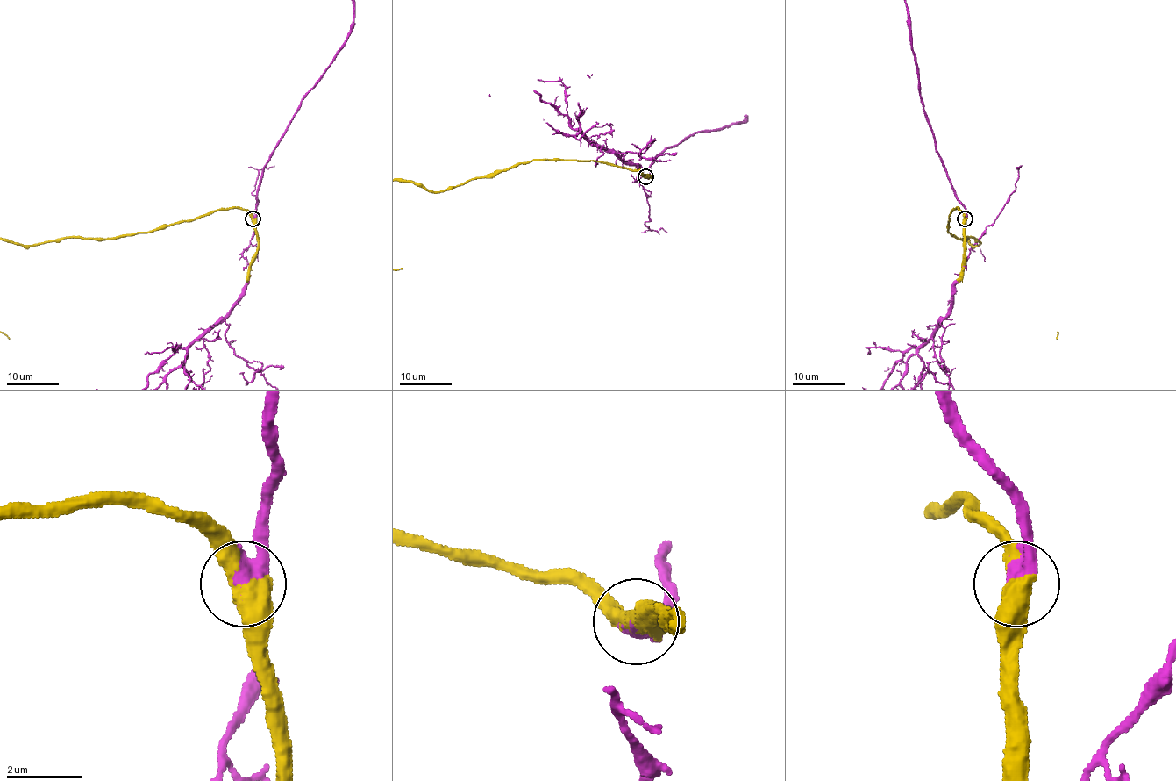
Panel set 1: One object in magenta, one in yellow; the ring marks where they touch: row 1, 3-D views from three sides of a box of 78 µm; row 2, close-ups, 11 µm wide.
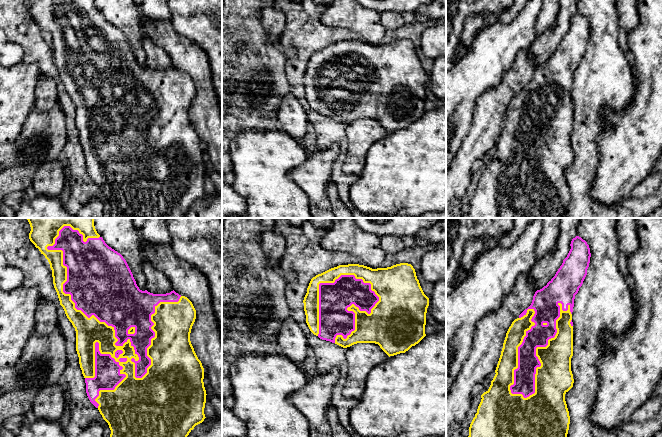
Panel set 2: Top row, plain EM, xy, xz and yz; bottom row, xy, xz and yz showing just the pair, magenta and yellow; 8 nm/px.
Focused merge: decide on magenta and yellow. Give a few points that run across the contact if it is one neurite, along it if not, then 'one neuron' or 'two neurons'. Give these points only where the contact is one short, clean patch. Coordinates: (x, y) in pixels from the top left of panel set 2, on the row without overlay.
one neuron

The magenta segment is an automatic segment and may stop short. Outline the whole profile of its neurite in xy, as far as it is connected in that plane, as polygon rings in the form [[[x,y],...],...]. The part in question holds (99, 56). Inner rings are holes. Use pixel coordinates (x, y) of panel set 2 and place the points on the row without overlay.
[[[30,0],[30,3],[29,15],[48,36],[60,81],[75,104],[76,127],[85,154],[86,169],[90,178],[109,201],[110,218],[184,218],[194,203],[206,194],[204,184],[207,170],[203,158],[204,144],[190,117],[191,105],[196,95],[196,86],[192,78],[174,66],[166,70],[153,70],[147,66],[140,66],[126,36],[105,19],[94,0]]]

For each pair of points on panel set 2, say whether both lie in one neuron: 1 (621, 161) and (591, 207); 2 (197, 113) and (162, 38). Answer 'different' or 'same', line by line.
1: different
2: same

